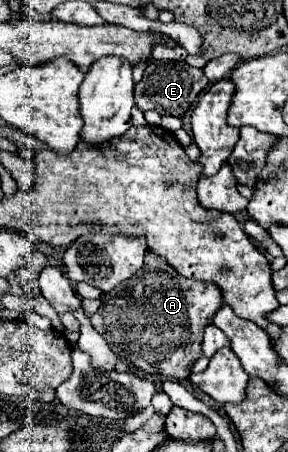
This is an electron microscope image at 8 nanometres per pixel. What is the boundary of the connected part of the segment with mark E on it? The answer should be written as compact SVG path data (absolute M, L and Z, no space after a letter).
M152 60L146 70L142 80L134 86L134 96L136 104L140 110L156 110L162 116L176 116L184 118L194 104L198 102L198 96L206 88L208 78L204 76L202 68L192 68L186 62L164 62L164 60Z

